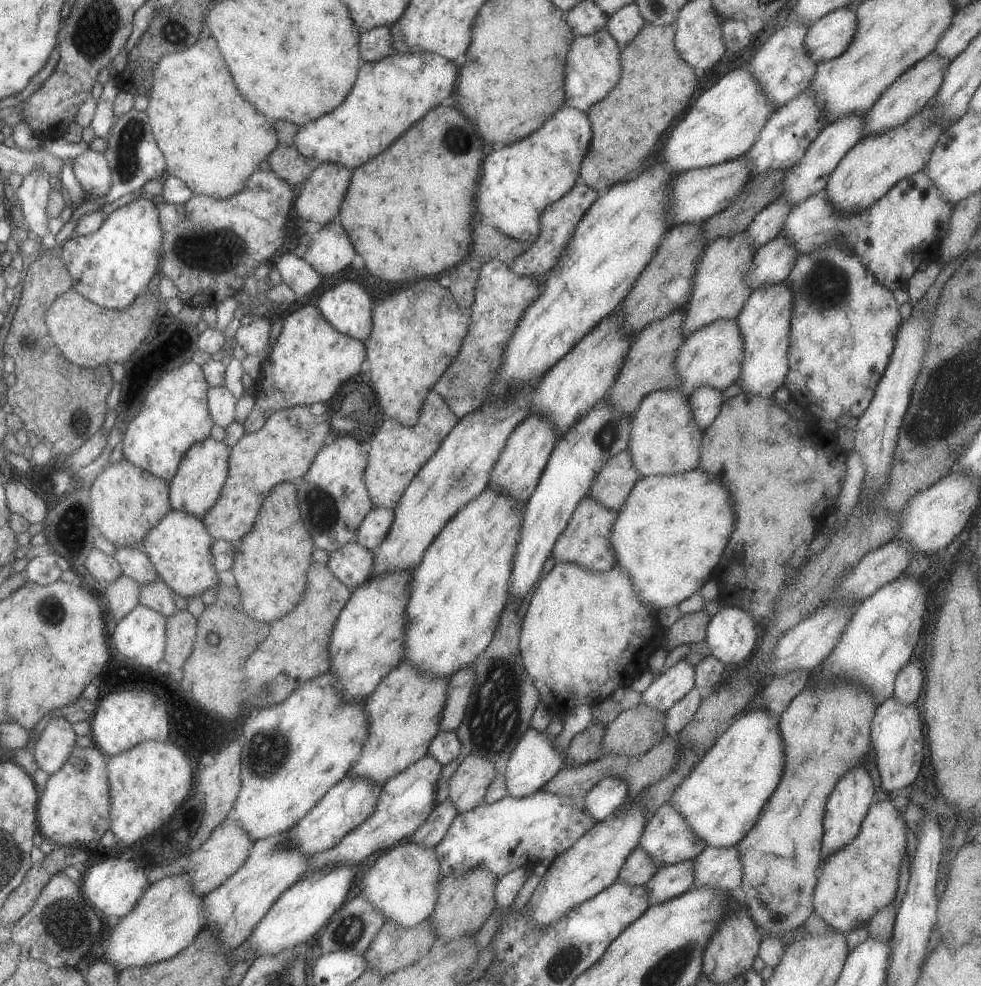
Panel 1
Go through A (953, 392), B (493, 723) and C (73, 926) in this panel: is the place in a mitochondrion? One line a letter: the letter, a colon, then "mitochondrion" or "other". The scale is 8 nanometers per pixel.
A: mitochondrion
B: mitochondrion
C: mitochondrion

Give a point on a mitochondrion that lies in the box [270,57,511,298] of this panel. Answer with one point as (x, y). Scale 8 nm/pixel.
(458, 140)

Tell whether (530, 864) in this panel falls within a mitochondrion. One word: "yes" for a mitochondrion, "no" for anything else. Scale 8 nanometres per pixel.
no

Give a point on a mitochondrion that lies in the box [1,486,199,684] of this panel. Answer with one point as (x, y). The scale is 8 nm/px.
(51, 611)

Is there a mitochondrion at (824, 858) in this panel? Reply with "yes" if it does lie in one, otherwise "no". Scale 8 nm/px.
no

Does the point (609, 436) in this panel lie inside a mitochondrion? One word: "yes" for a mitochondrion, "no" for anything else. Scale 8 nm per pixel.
yes

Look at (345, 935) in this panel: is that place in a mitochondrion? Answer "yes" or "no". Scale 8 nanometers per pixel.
yes

